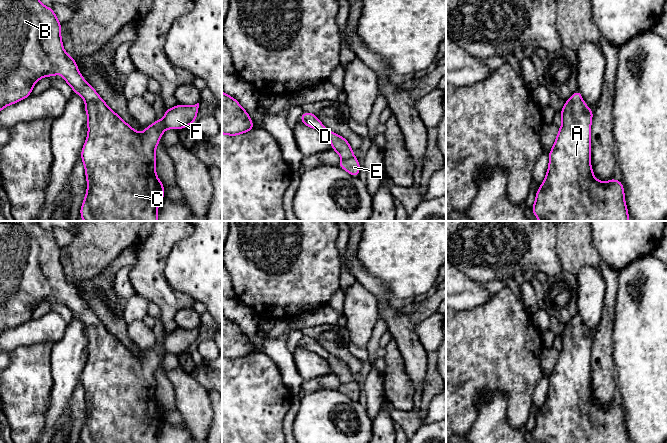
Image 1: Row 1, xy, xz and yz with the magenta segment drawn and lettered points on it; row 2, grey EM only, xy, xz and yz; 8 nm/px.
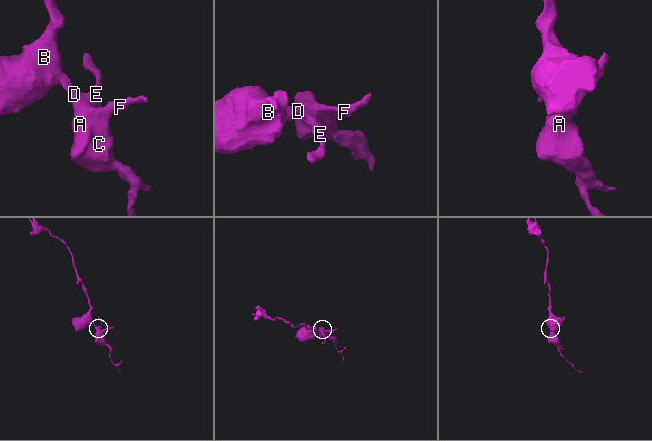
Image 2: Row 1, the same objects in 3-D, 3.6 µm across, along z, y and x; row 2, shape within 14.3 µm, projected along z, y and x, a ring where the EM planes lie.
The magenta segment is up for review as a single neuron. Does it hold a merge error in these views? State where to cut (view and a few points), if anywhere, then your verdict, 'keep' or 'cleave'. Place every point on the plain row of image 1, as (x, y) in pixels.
no cut; keep

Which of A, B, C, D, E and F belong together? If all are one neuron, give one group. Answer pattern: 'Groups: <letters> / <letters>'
Groups: A B C D E F

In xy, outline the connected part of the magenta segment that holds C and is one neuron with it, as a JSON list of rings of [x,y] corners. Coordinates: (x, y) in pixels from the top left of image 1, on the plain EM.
[[[0,221],[0,335],[31,319],[35,307],[45,300],[62,298],[62,302],[85,324],[85,336],[88,341],[88,359],[81,375],[81,384],[85,390],[87,416],[80,433],[81,443],[158,443],[157,434],[164,422],[164,410],[156,399],[155,374],[163,356],[170,353],[189,351],[196,345],[199,327],[192,330],[176,329],[166,333],[163,344],[144,351],[144,357],[138,357],[118,338],[112,335],[82,301],[72,280],[63,273],[61,247],[53,232],[44,230],[38,221]]]

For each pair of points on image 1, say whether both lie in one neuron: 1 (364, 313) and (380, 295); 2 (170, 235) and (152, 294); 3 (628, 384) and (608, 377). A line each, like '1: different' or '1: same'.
1: different
2: same
3: different

